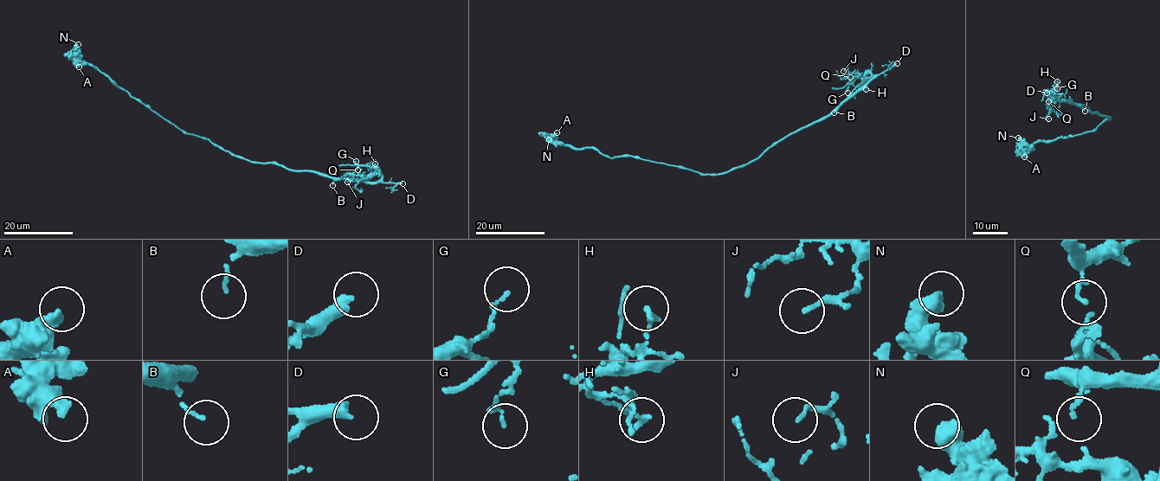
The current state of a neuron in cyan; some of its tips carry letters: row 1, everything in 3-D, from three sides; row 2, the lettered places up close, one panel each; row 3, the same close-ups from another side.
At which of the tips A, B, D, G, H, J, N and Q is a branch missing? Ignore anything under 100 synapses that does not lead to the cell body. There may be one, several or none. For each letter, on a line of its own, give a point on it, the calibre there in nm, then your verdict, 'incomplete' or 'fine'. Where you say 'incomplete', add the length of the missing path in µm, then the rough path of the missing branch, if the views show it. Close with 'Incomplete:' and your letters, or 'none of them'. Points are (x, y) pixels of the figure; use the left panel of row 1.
A: at (79, 67); 360 nm thick; fine
B: at (332, 185); 80 nm thick; fine
D: at (402, 183); 360 nm thick; incomplete; about 45 µm are missing
G: at (356, 161); 150 nm thick; fine
H: at (375, 163); 170 nm thick; fine
J: at (347, 182); 110 nm thick; fine
N: at (78, 44); 550 nm thick; fine
Q: at (357, 169); 90 nm thick; fine
Incomplete: D

